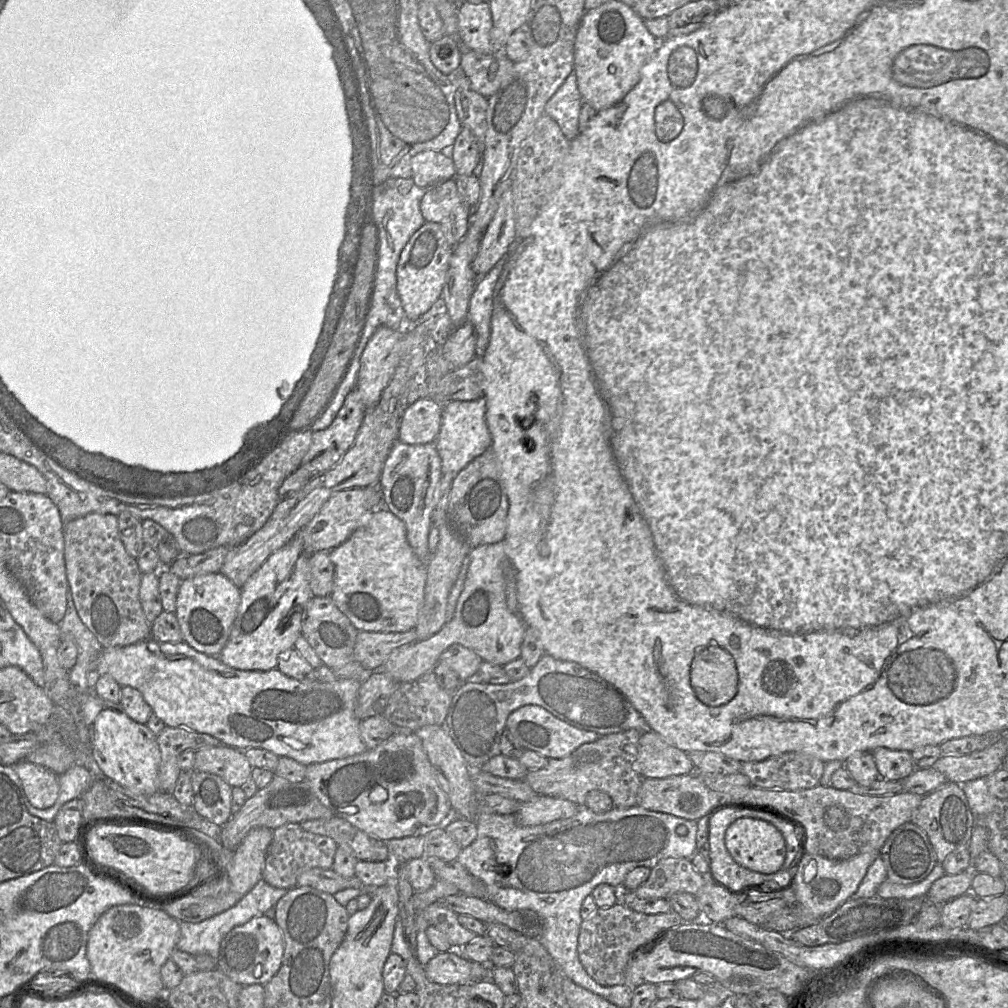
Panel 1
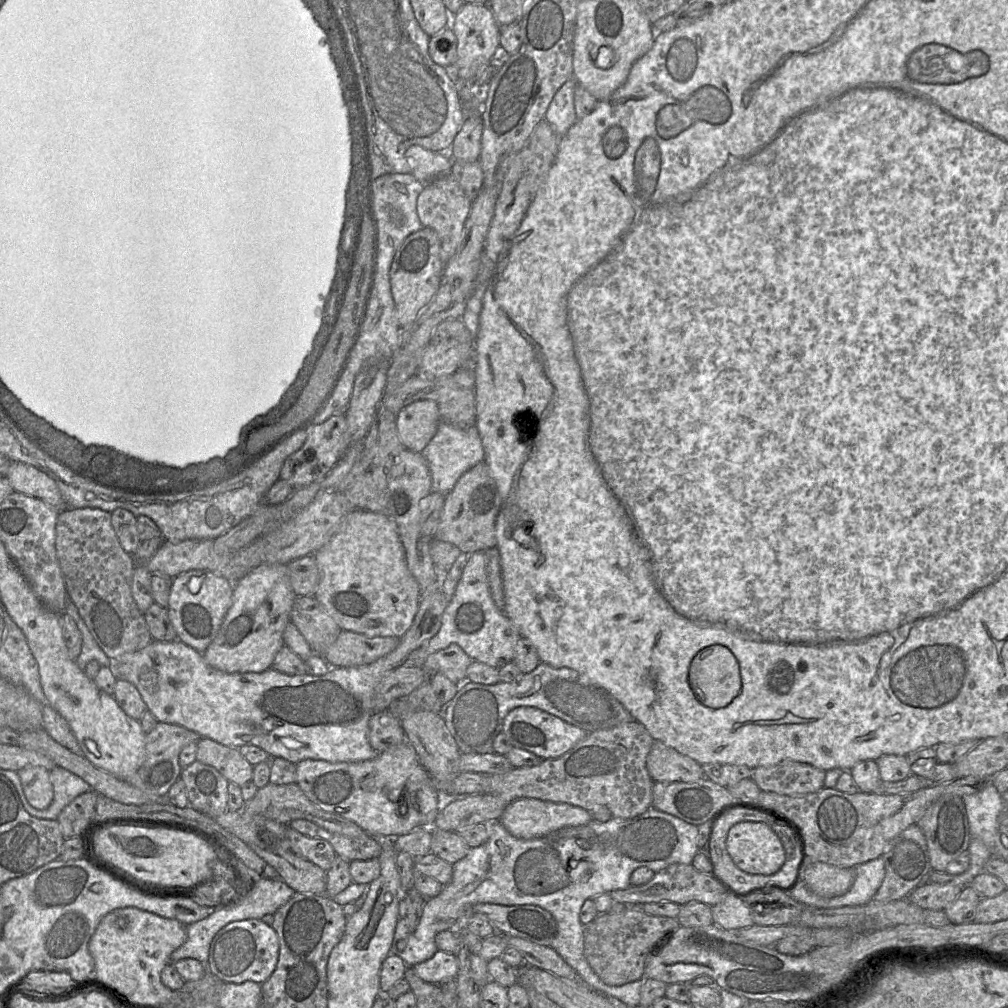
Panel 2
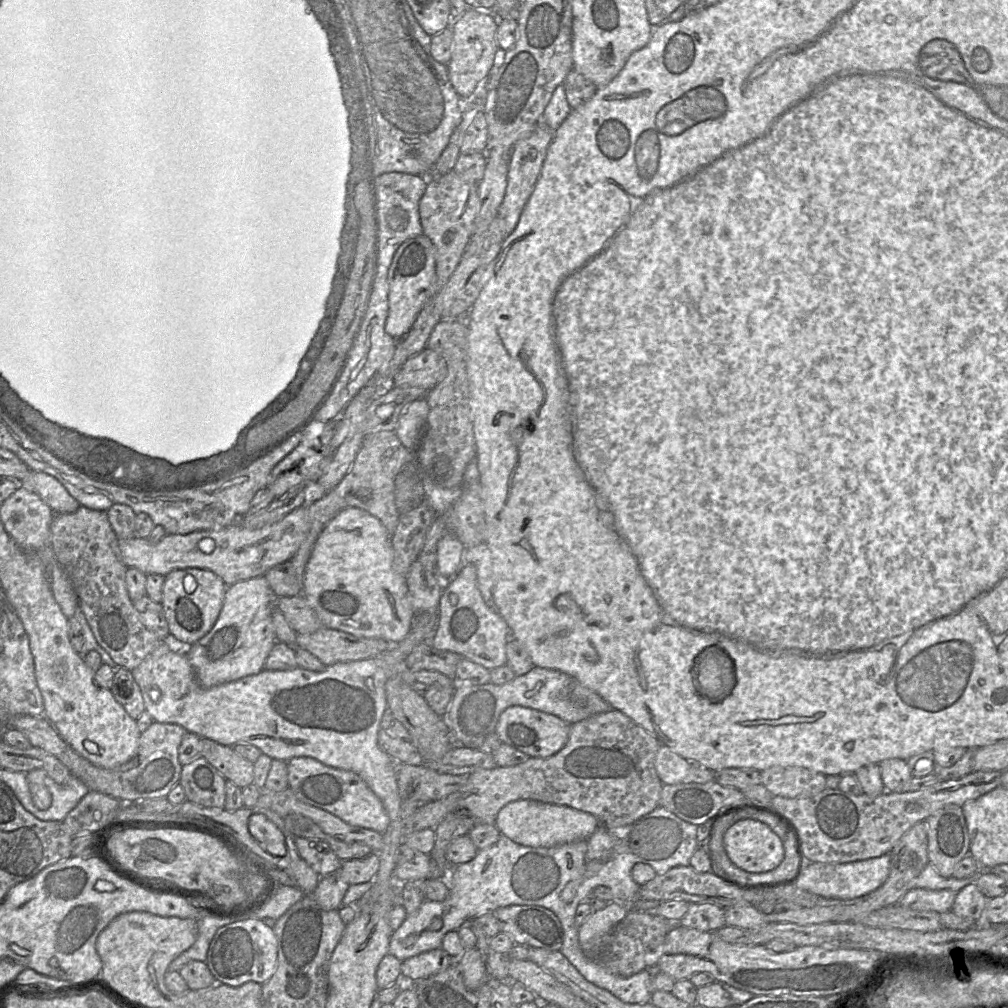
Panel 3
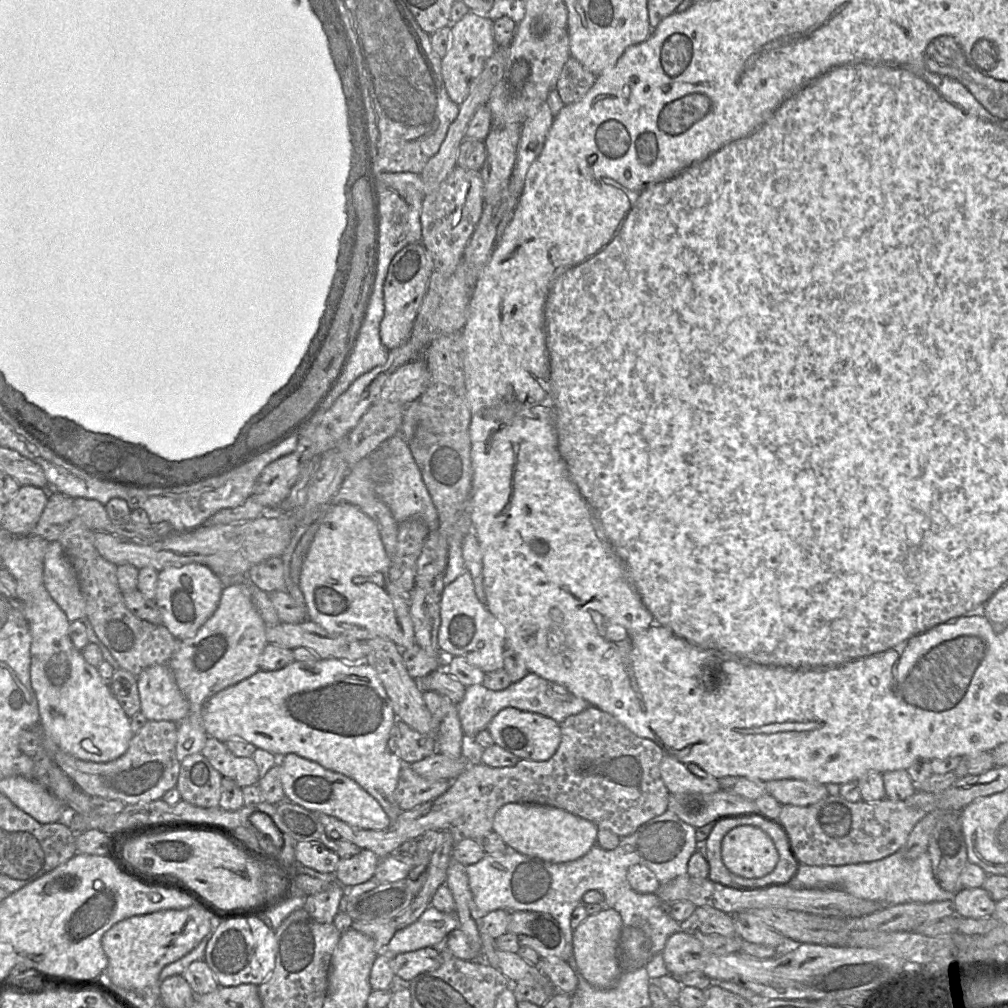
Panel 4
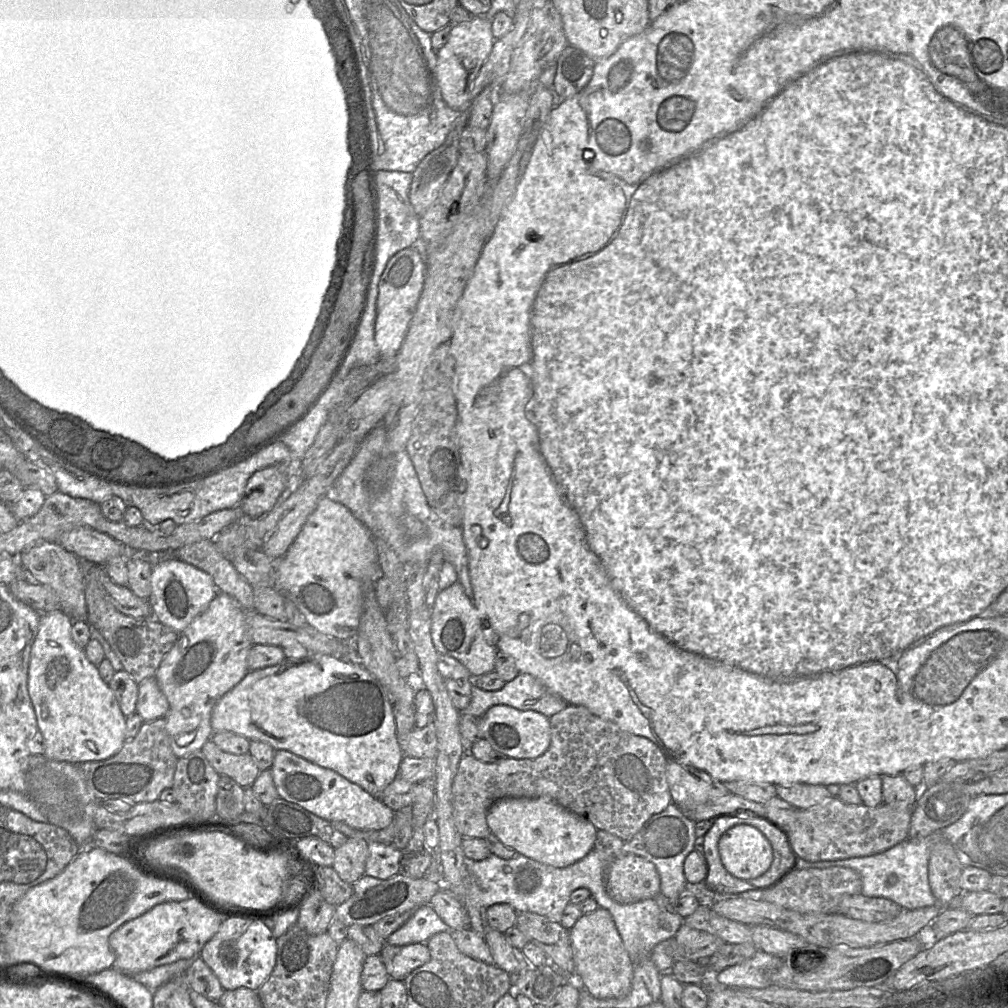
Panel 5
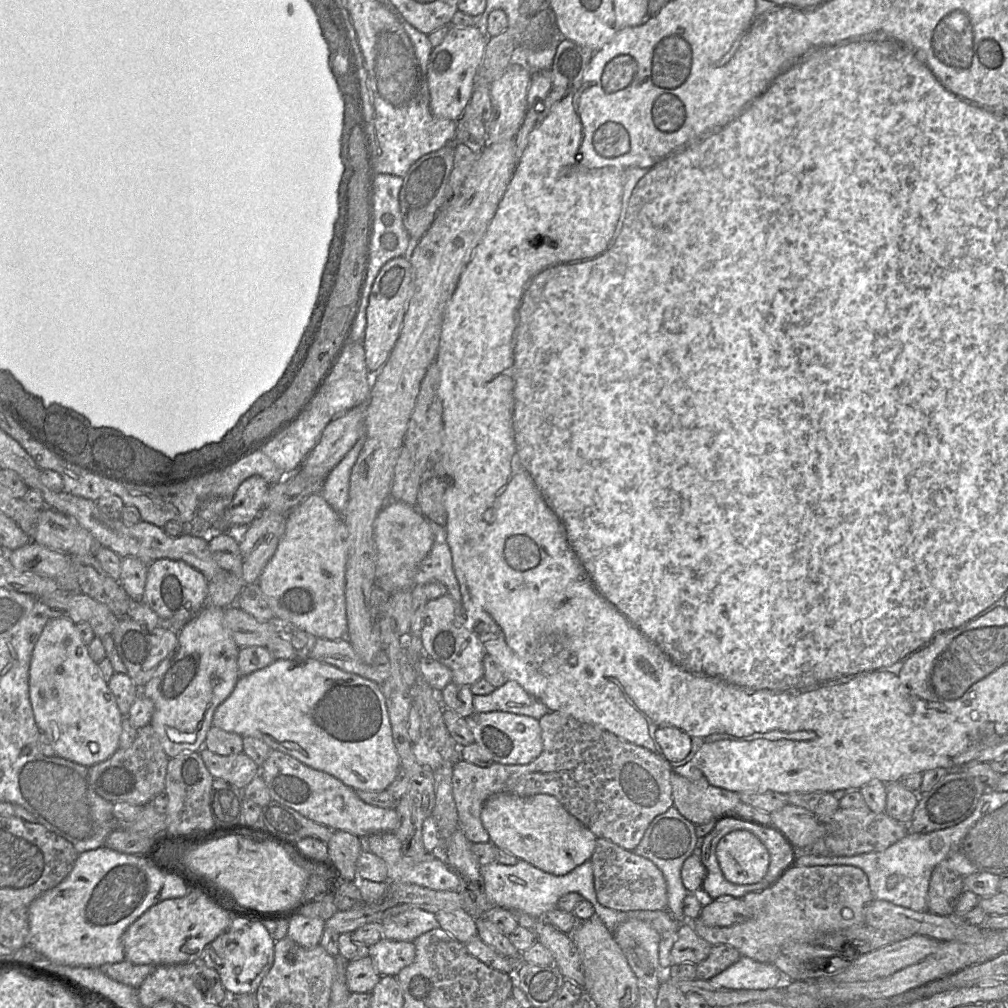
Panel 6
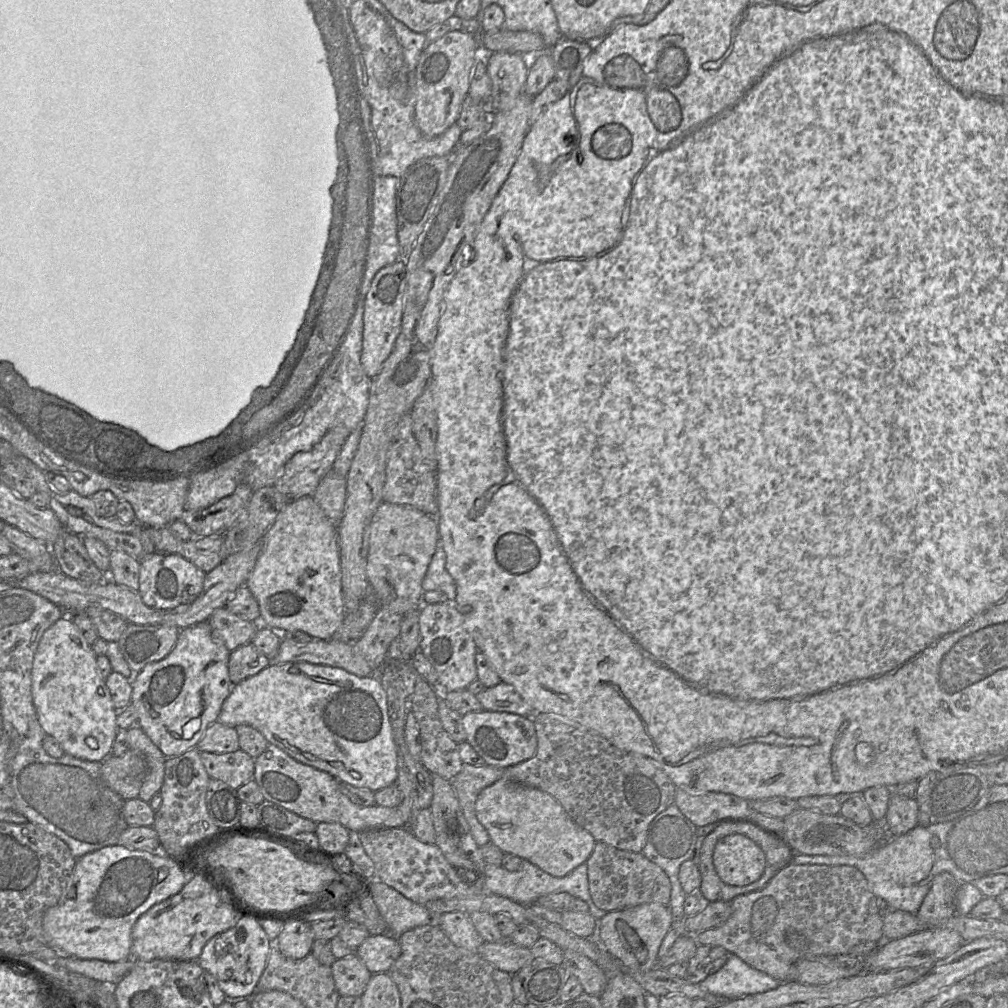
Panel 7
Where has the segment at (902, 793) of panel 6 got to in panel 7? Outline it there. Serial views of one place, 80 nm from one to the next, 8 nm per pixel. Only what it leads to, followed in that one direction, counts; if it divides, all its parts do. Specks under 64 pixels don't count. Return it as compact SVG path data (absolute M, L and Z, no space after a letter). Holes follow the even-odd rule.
M892 793L885 820L892 837L901 836L918 825L919 804L915 798Z

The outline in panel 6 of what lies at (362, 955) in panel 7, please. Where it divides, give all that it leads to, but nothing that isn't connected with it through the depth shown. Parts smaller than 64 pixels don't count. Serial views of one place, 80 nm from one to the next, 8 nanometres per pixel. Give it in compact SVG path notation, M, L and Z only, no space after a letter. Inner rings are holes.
M382 938L369 946L368 956L381 976L396 976L400 970L413 962L415 946L409 941L392 941Z

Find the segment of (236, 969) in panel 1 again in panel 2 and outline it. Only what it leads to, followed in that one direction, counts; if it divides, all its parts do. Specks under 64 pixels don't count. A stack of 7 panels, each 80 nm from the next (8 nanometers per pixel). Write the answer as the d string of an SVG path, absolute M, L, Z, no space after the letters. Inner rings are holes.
M247 919L231 922L218 931L210 944L206 967L224 982L263 984L274 972L278 958L279 939L275 930L261 919Z

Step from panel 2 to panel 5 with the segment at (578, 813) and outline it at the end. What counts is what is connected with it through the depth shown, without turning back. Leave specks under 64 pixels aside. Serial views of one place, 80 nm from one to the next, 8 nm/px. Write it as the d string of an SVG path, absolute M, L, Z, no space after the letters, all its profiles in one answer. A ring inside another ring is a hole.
M548 796L500 799L490 807L486 820L491 833L506 847L556 868L565 868L583 859L594 849L598 832L590 821Z

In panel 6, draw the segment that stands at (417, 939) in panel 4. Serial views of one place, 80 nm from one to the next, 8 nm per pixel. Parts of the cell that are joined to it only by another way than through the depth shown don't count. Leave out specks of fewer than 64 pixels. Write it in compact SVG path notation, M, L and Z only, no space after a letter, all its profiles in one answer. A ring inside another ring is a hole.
M410 908L381 921L382 938L413 942L420 935L439 928L435 914L420 908Z

